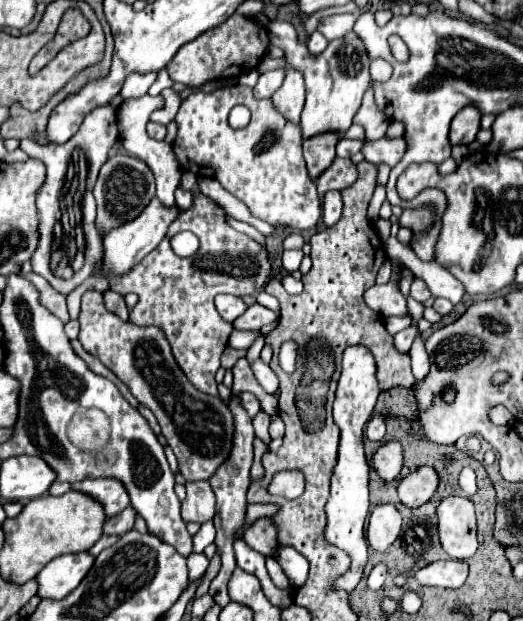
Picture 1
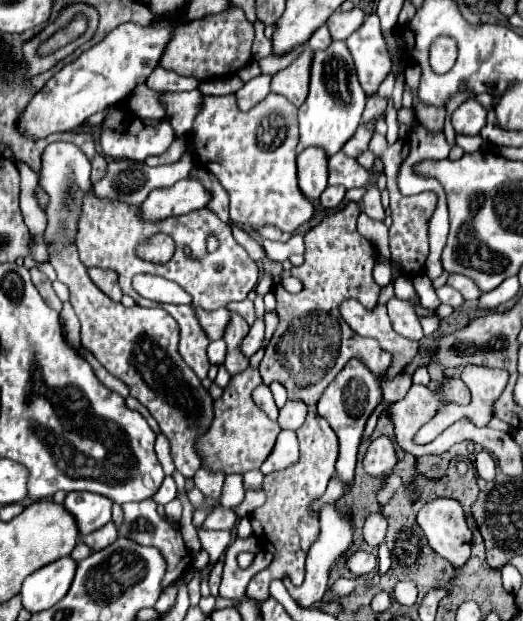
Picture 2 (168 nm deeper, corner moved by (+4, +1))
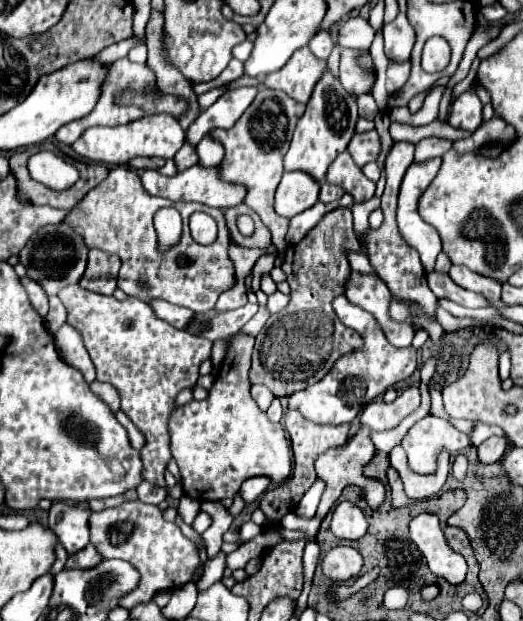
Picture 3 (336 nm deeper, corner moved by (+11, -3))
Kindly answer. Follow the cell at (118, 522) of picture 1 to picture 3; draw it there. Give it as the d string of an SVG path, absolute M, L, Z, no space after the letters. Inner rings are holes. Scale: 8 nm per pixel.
M89 544L89 546L85 546L83 550L79 550L79 552L75 552L75 554L71 554L69 556L69 560L67 560L67 568L89 568L89 566L95 566L97 562L101 562L103 558L101 558L101 552L93 546L93 544Z

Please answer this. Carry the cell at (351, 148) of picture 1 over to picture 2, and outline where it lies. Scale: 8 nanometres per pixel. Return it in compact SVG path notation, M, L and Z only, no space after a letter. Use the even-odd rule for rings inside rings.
M360 124L360 128L356 130L356 134L348 140L348 144L344 146L344 154L346 156L352 156L352 158L358 158L362 152L366 152L368 150L368 142L370 142L370 138L372 138L372 134L374 134L374 130L368 130L366 126L362 126Z

